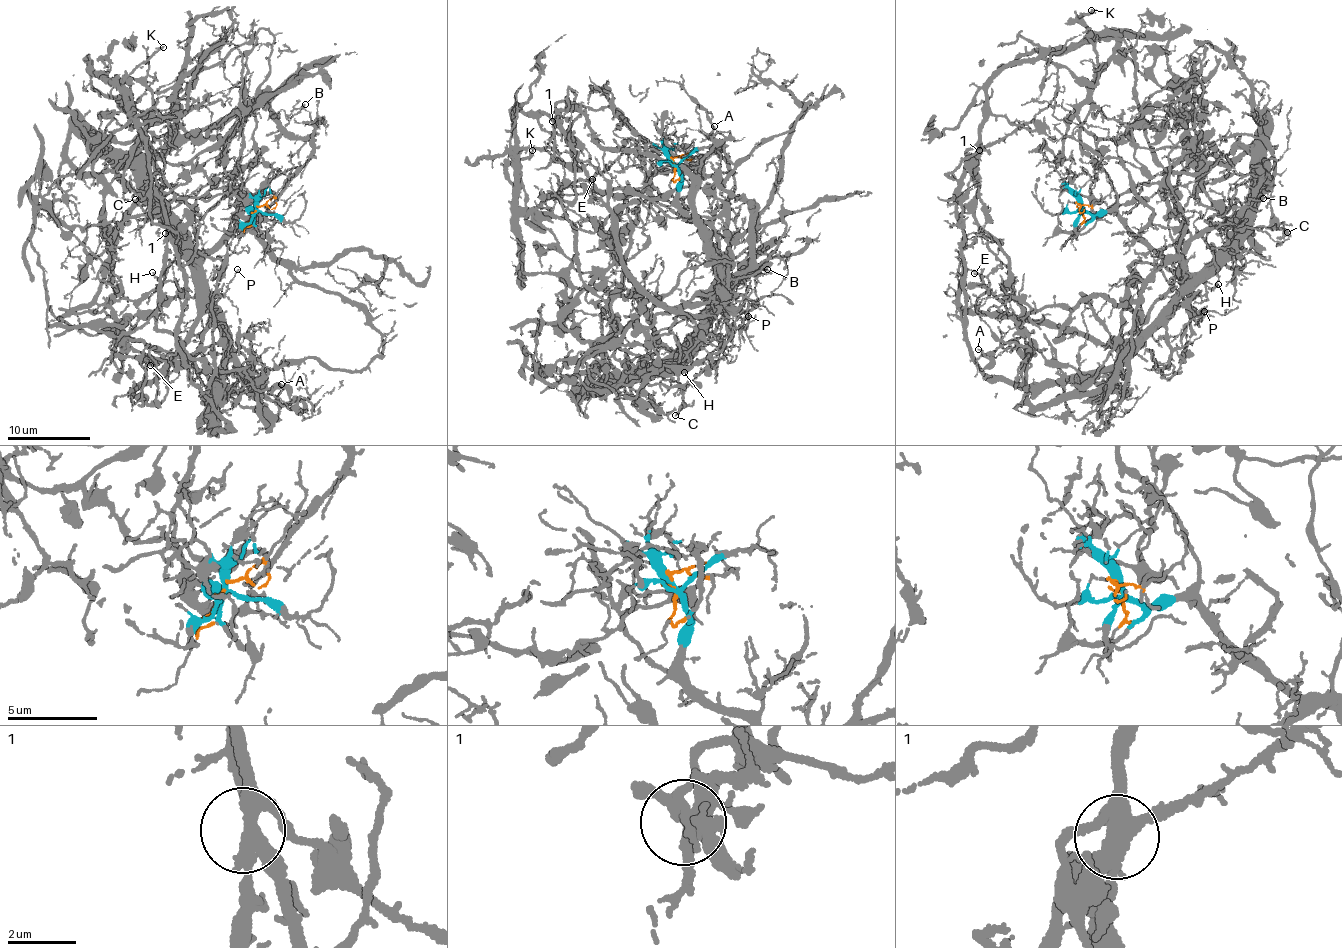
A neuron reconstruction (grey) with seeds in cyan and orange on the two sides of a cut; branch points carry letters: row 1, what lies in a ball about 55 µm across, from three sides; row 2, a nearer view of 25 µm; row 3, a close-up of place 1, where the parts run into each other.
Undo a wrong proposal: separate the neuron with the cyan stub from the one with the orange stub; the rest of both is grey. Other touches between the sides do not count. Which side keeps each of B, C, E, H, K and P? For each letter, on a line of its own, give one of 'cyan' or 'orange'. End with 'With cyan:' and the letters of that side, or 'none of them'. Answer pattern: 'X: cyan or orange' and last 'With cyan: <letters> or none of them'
B: cyan
C: cyan
E: cyan
H: cyan
K: orange
P: cyan
With cyan: B, C, E, H, P

